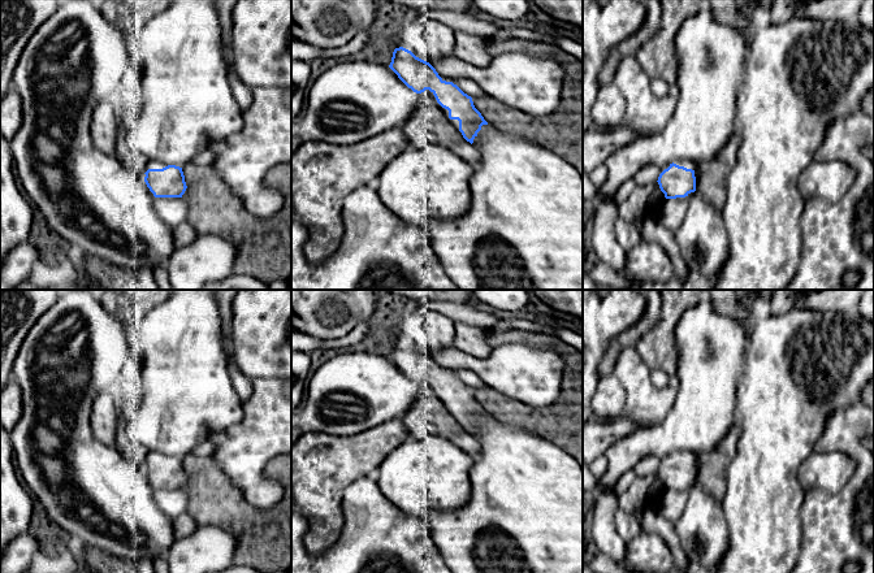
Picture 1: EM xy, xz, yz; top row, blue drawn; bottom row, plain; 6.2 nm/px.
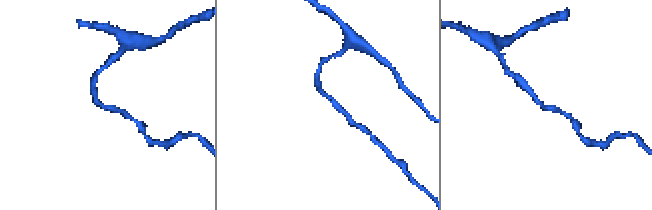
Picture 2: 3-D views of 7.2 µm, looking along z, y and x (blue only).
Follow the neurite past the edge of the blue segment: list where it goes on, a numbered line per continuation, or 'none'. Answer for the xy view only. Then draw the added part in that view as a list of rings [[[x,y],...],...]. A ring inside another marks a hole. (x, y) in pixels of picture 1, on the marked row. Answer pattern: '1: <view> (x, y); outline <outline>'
1: xy (173, 211); outline [[[148,188],[150,191],[150,188]],[[150,191],[152,204],[160,220],[172,227],[189,220],[189,205],[182,197],[155,197]]]

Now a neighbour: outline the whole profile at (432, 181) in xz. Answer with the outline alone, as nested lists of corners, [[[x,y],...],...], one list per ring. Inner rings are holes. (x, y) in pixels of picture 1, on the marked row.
[[[434,143],[424,148],[408,146],[380,174],[373,185],[381,201],[401,220],[424,226],[430,217],[437,220],[458,218],[471,208],[470,181],[475,166]]]

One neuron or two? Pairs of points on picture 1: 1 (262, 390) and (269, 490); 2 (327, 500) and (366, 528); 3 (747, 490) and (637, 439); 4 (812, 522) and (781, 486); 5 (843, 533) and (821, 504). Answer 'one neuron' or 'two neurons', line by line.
1: one neuron
2: two neurons
3: two neurons
4: two neurons
5: one neuron

